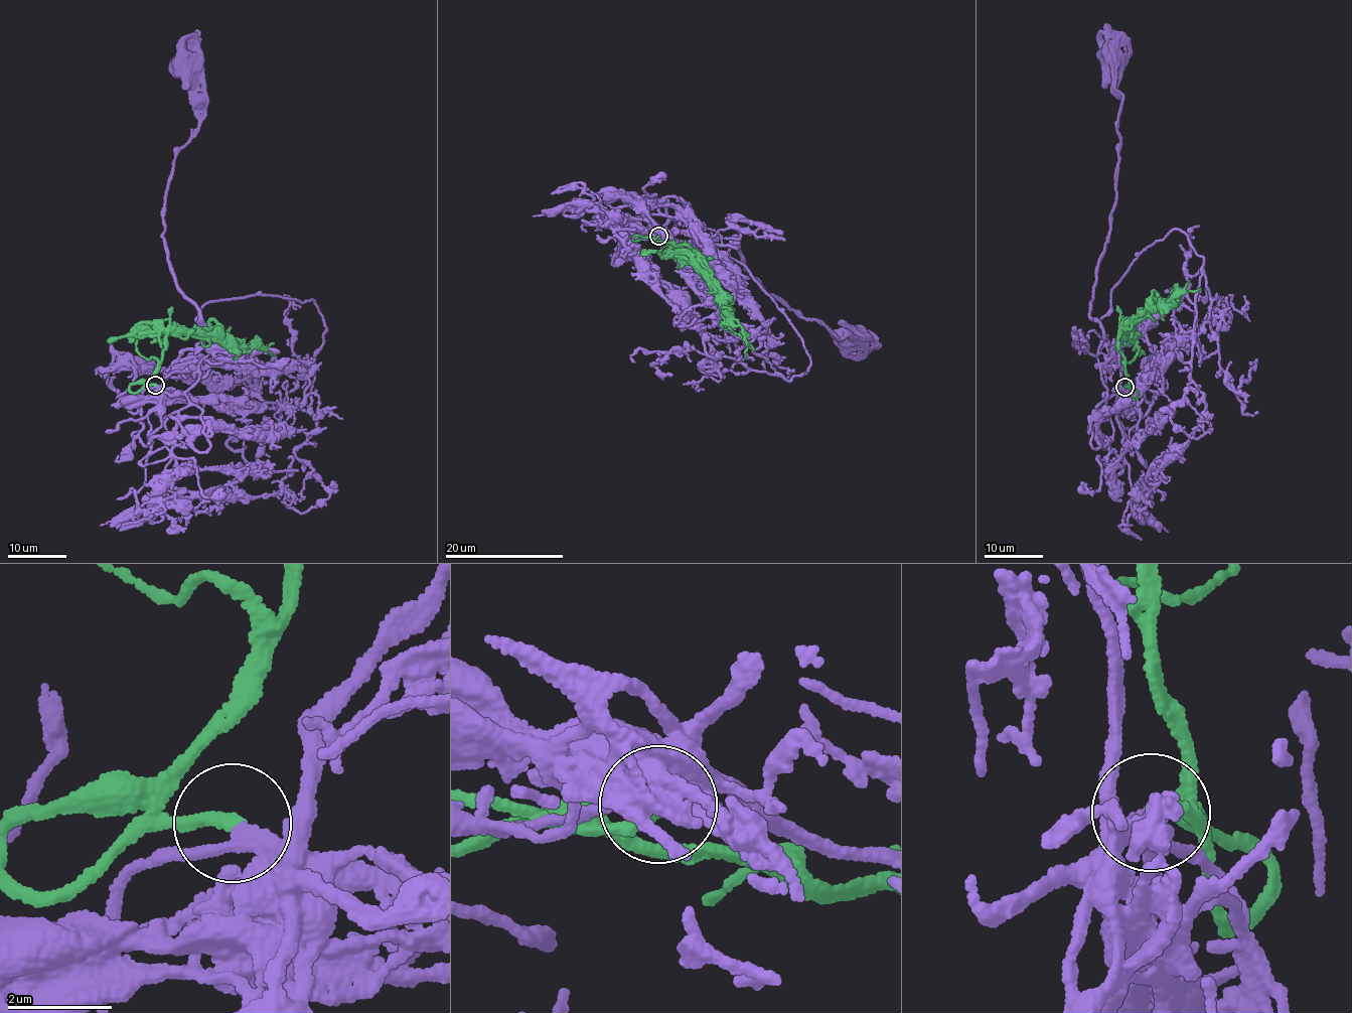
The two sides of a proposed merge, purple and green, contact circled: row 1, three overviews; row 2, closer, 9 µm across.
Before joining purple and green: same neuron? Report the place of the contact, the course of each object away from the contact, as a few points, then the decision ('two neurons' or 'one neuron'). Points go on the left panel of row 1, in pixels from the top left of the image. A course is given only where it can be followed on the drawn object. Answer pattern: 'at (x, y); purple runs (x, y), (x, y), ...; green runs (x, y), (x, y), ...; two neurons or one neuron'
at (155, 385); purple runs (155, 385), (185, 349), (223, 348), (220, 336), (177, 286), (163, 236), (175, 151), (198, 124), (186, 68); green runs (155, 385), (150, 385), (147, 380), (165, 347), (167, 334), (171, 331), (275, 354); one neuron

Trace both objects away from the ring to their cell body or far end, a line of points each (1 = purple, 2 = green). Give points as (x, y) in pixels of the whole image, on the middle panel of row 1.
1: (657, 236), (739, 247), (736, 236), (750, 275), (765, 291), (833, 334), (836, 330), (847, 340), (850, 335)
2: (657, 236), (653, 240), (687, 246), (700, 255), (700, 266), (707, 286), (741, 328), (747, 359)

